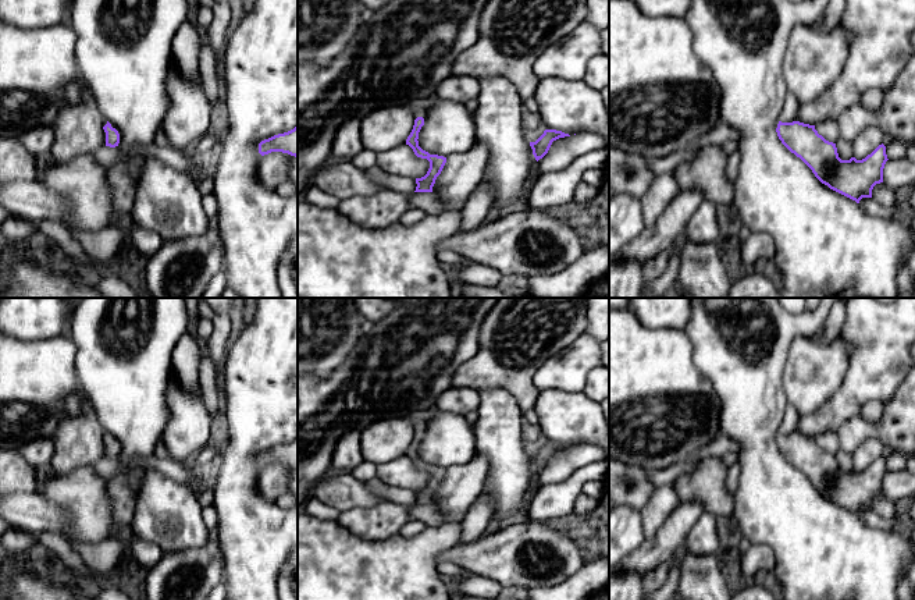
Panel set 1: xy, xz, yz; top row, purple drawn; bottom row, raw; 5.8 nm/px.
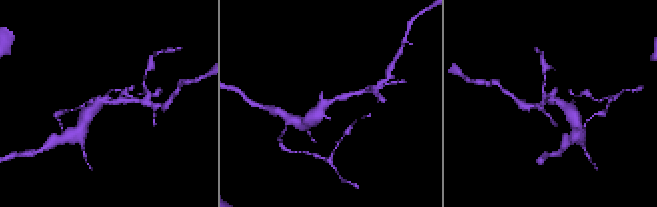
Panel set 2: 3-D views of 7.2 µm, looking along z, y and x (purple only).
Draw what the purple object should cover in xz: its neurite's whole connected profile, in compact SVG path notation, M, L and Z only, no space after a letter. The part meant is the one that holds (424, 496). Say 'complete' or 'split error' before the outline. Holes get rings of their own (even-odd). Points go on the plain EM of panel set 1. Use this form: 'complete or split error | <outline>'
split error | M434 405L428 409L421 409L410 413L412 422L414 425L414 437L410 447L406 451L406 457L409 457L414 466L421 471L427 471L430 473L430 480L427 486L421 490L416 490L416 503L414 504L432 504L432 498L435 496L437 489L441 486L446 469L438 466L430 466L419 458L419 444L424 437L424 430L427 427L427 422L438 412L438 408Z

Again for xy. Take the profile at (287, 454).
complete | M298 439L288 444L274 447L259 455L259 465L261 468L271 464L282 464L298 469Z

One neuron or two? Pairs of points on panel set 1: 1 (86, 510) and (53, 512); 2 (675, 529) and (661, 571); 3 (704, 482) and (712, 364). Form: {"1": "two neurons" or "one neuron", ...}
{"1": "two neurons", "2": "two neurons", "3": "two neurons"}

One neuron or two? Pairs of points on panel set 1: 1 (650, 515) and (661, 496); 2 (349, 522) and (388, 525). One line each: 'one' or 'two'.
1: one
2: one

